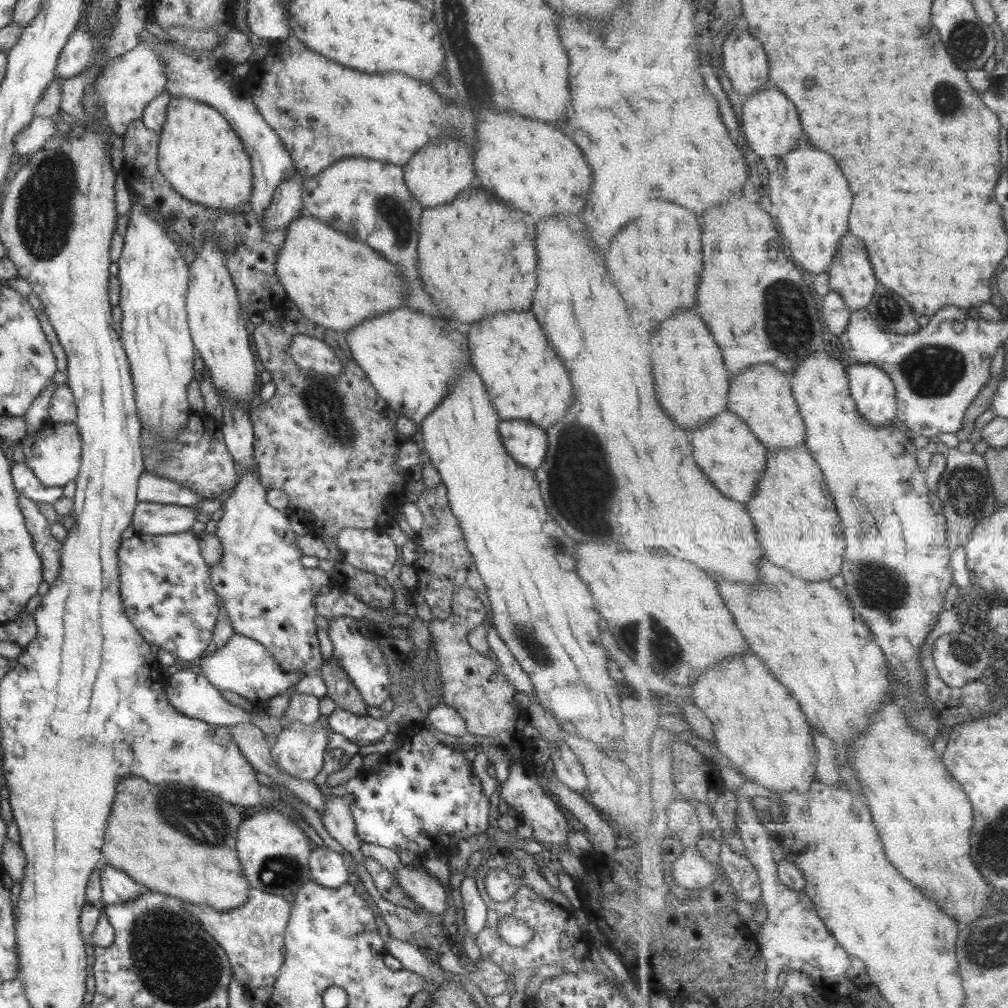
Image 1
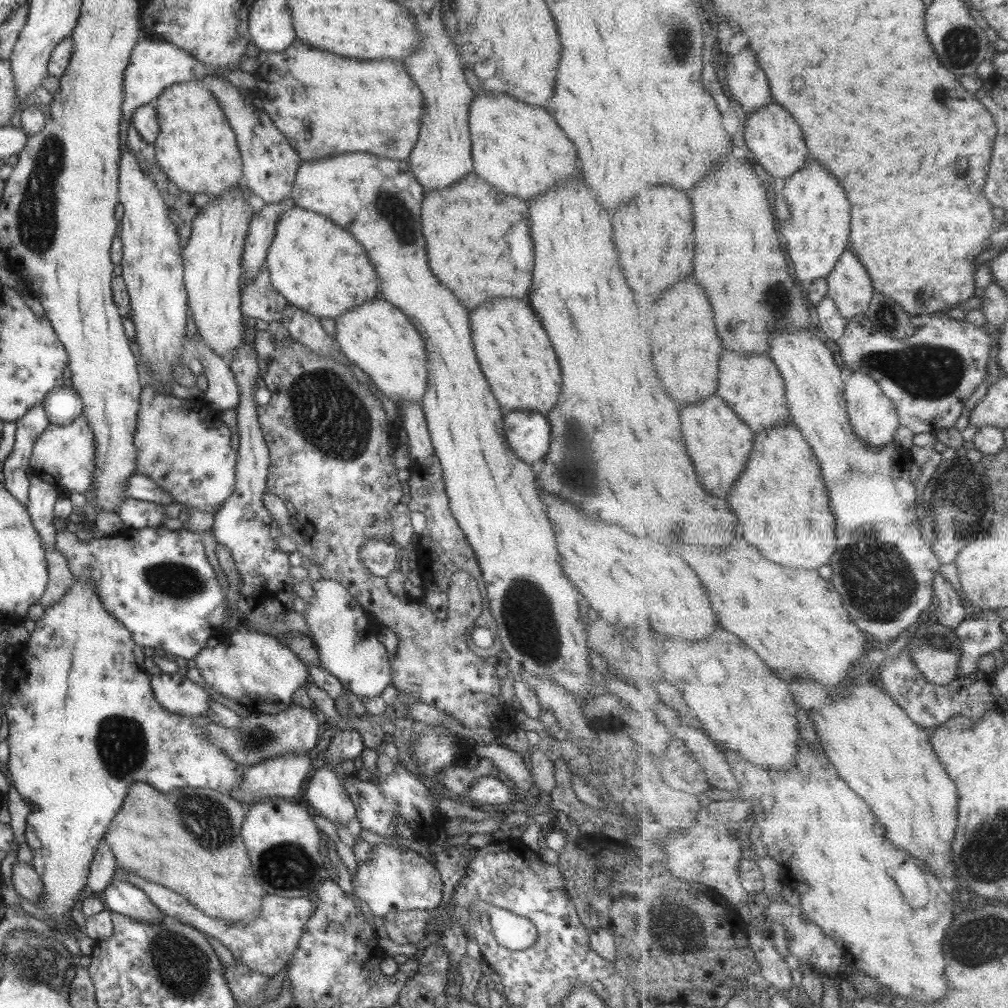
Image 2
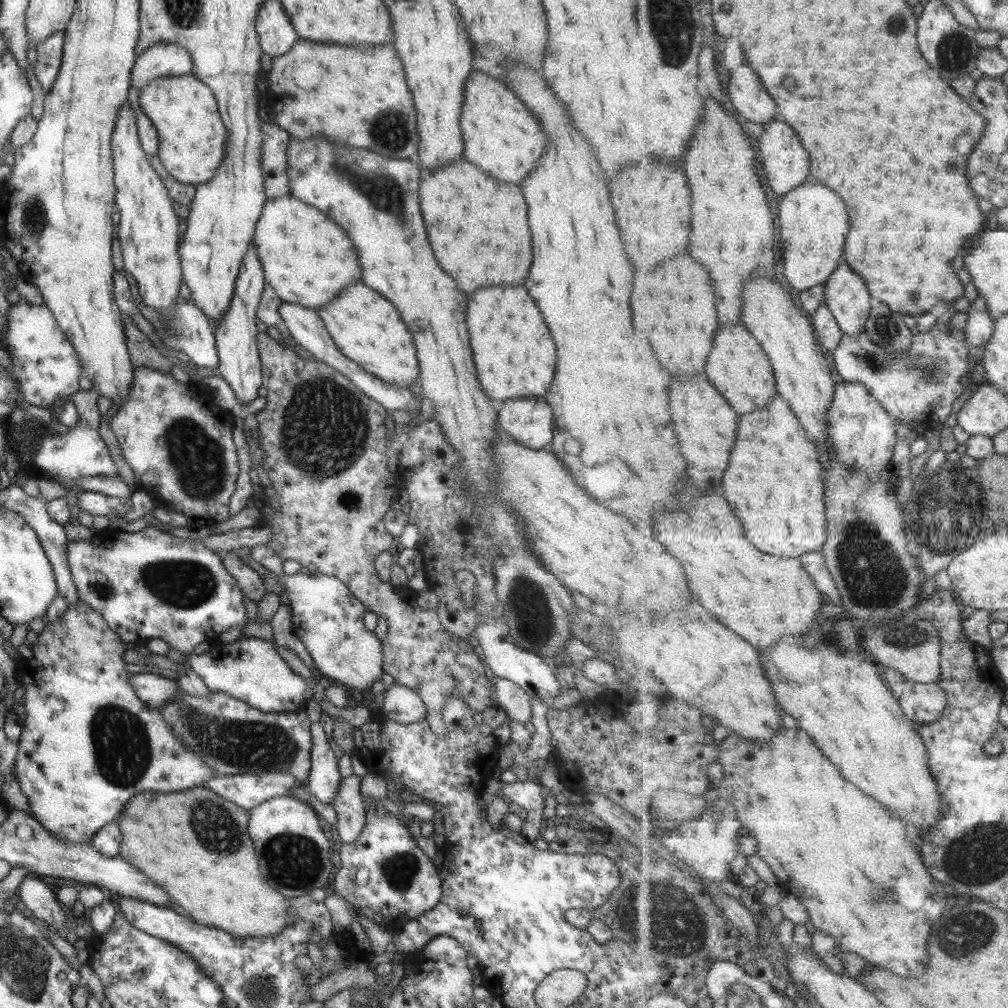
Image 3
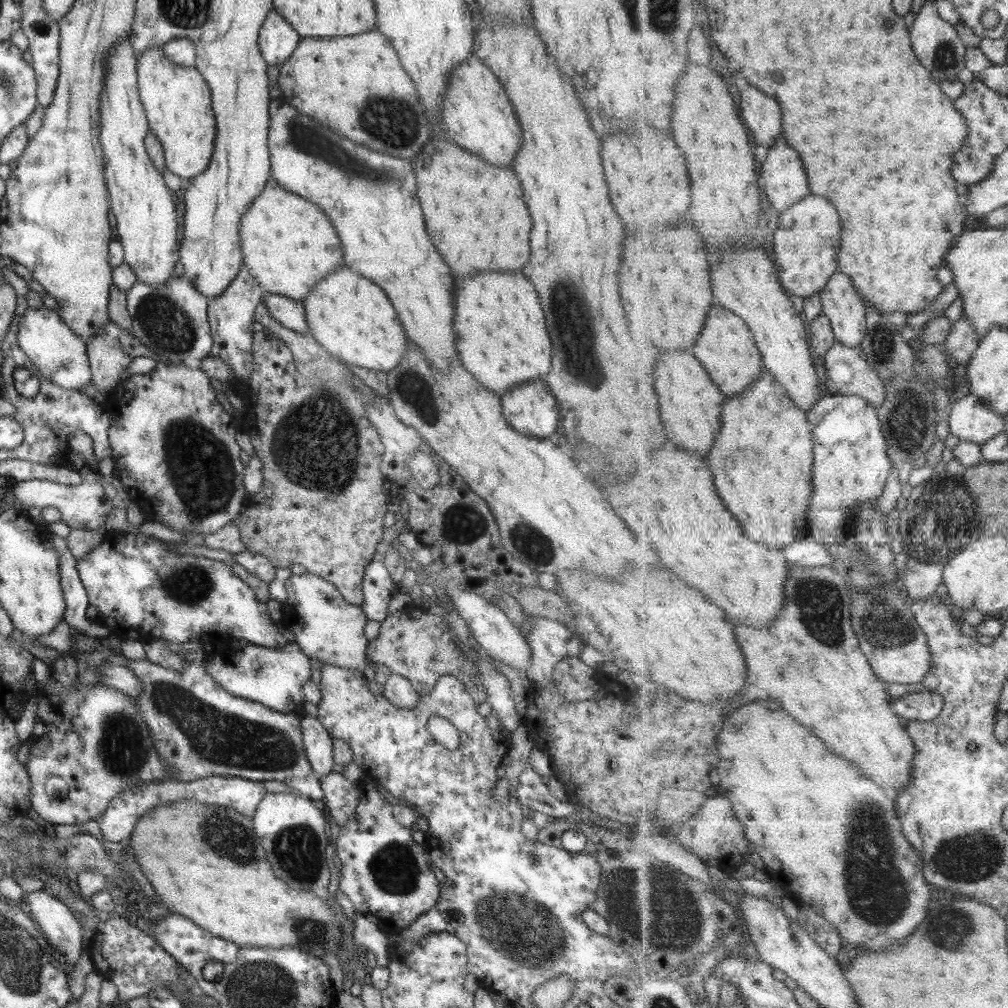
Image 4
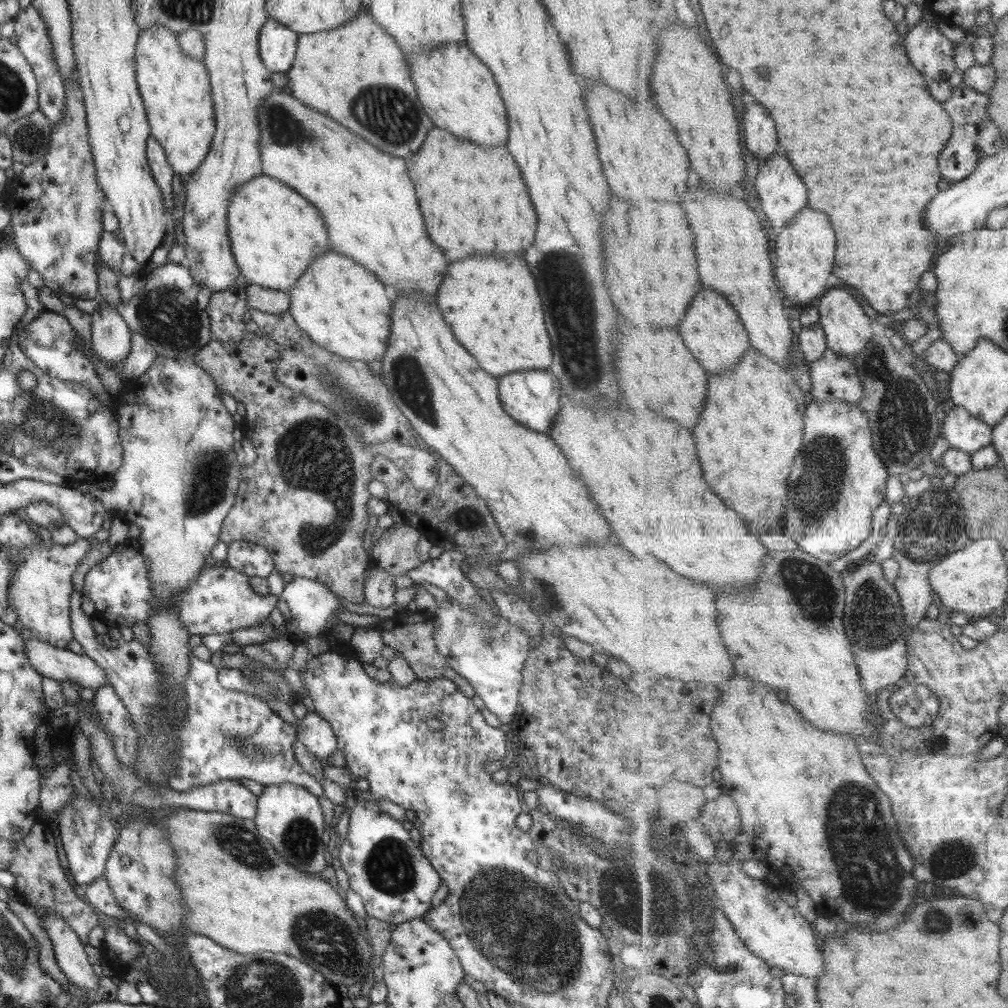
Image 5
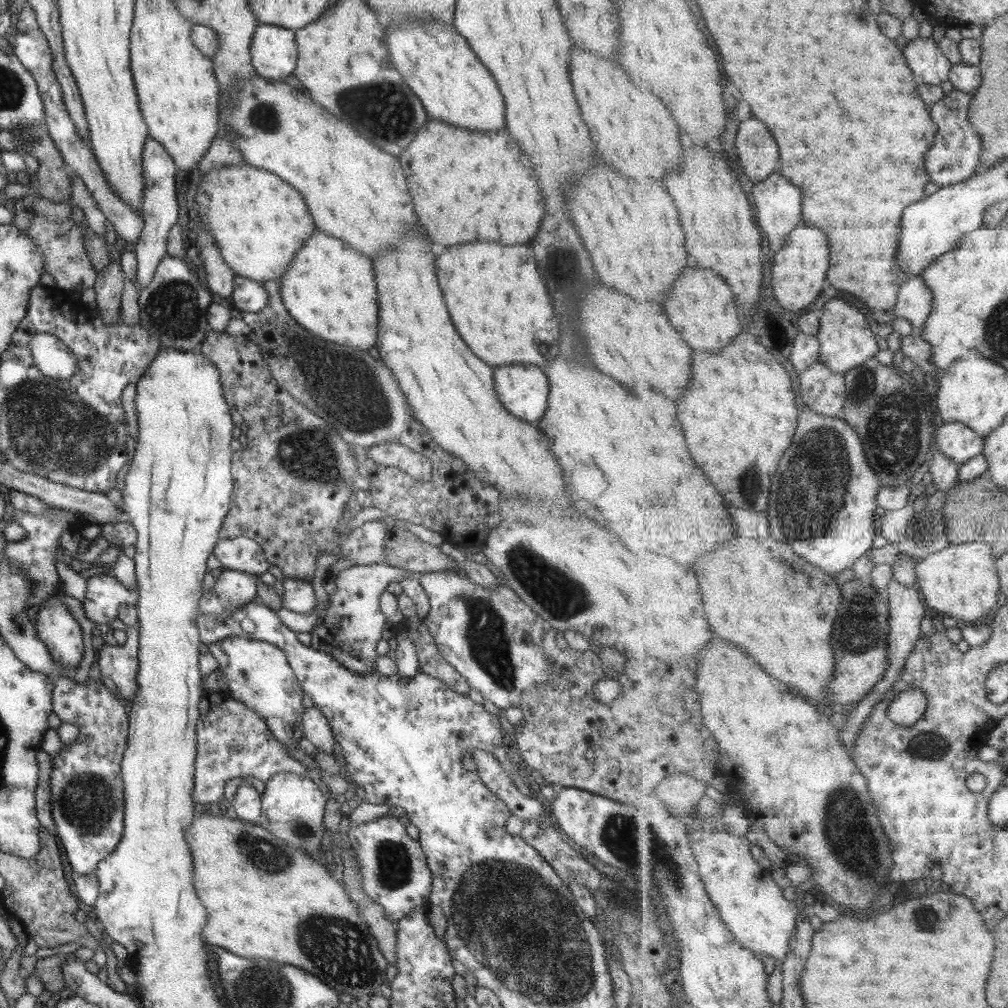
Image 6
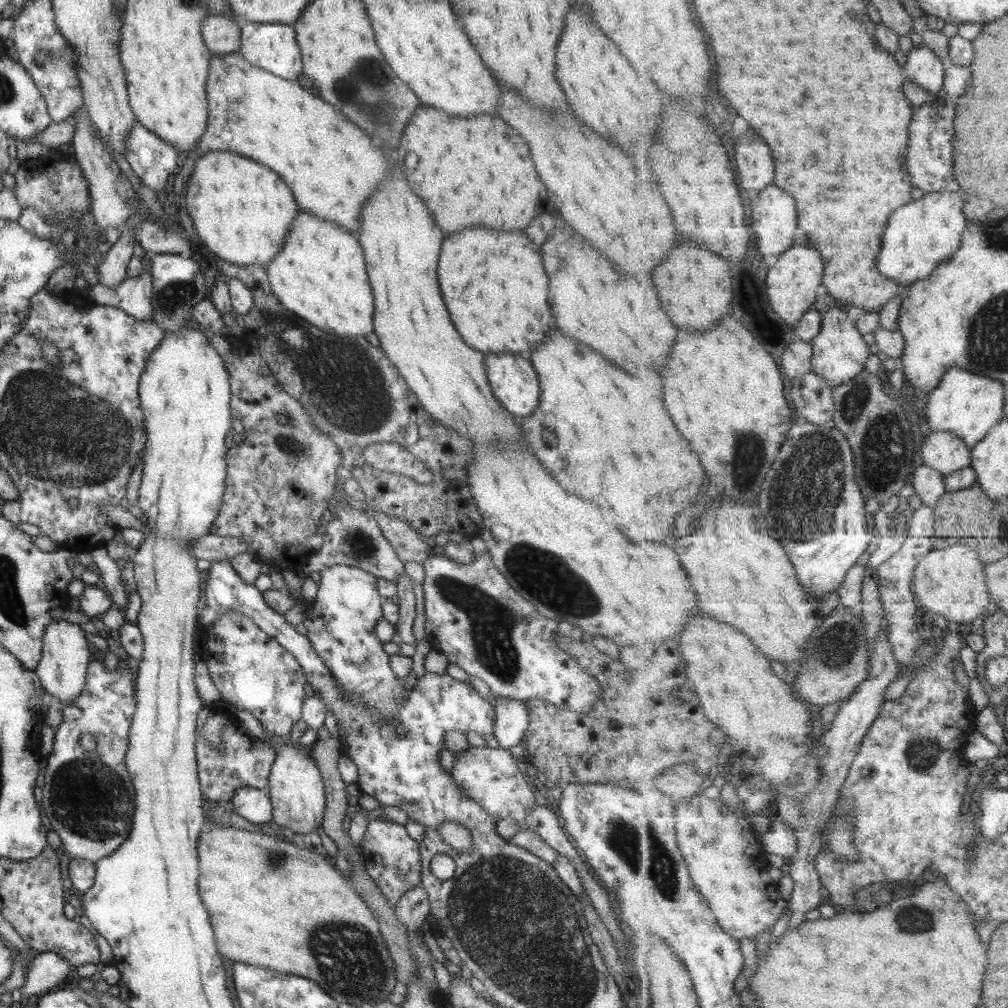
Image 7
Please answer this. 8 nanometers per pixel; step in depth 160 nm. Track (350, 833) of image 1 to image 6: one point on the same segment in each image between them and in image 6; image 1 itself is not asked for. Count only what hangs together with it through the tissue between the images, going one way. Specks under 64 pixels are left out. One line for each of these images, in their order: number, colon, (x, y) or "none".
2: (326, 794)
3: (323, 780)
4: (317, 743)
5: (312, 731)
6: (315, 728)

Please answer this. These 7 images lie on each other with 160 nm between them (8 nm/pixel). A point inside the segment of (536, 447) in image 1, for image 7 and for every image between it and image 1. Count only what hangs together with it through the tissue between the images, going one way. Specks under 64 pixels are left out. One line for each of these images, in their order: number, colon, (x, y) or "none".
2: (527, 432)
3: (528, 421)
4: (529, 407)
5: (530, 398)
6: (522, 389)
7: (512, 380)

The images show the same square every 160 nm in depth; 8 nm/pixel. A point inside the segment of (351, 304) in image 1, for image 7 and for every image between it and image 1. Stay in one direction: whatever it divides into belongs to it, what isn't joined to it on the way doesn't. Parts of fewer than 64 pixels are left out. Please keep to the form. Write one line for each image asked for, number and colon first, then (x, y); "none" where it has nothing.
2: (312, 263)
3: (306, 259)
4: (287, 245)
5: (274, 233)
6: (258, 222)
7: (241, 210)

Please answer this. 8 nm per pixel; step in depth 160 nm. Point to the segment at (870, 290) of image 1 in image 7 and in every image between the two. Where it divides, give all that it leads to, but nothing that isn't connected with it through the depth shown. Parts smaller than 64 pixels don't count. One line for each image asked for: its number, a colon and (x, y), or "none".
2: (850, 285)
3: (847, 295)
4: (842, 302)
5: (849, 330)
6: (847, 337)
7: (840, 352)

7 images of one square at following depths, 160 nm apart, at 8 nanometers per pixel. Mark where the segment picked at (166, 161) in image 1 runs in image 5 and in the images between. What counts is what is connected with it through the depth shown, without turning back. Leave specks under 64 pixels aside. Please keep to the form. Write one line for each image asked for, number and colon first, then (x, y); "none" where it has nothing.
2: (196, 149)
3: (182, 110)
4: (177, 103)
5: (174, 88)

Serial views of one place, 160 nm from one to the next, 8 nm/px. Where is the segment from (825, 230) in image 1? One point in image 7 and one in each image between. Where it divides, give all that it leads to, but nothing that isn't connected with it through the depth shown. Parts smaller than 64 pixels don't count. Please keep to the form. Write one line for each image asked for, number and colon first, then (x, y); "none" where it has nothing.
2: (814, 213)
3: (814, 223)
4: (807, 245)
5: (805, 256)
6: (800, 268)
7: (792, 282)

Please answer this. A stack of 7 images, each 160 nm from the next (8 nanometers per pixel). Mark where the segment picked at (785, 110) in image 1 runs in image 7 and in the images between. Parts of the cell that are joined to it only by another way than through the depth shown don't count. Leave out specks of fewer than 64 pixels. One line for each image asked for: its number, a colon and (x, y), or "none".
2: (778, 143)
3: (786, 163)
4: (784, 180)
5: (782, 194)
6: (777, 204)
7: (774, 213)

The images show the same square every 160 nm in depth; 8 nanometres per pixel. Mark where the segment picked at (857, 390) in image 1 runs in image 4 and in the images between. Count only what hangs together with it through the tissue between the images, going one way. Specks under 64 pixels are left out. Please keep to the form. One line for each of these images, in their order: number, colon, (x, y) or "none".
2: (875, 418)
3: (863, 434)
4: (852, 465)

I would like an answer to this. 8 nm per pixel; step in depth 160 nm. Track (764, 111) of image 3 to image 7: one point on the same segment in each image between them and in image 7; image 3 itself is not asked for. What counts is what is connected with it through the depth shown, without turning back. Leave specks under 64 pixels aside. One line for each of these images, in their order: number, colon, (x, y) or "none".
4: (761, 114)
5: (760, 135)
6: (758, 152)
7: (756, 169)

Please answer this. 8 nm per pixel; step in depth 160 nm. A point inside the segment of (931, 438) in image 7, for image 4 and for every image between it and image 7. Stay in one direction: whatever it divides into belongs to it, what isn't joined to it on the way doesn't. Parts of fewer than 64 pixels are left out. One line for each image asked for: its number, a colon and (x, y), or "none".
4: (973, 419)
5: (961, 430)
6: (959, 442)

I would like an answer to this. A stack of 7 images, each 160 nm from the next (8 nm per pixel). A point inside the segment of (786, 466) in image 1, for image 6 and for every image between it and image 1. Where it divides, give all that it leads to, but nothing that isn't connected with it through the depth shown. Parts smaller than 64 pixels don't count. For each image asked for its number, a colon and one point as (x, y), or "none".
2: (781, 500)
3: (775, 484)
4: (768, 483)
5: (755, 417)
6: (757, 418)

